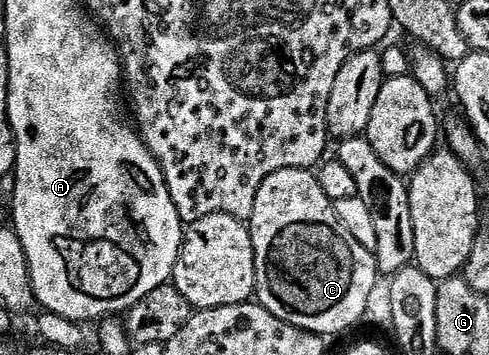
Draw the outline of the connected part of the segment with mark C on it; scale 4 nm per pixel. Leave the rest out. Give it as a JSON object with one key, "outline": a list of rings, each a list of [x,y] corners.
{"outline":[[[278,170],[270,174],[255,193],[253,212],[249,219],[249,229],[253,240],[253,252],[255,253],[254,297],[260,306],[264,306],[266,310],[273,312],[273,316],[277,316],[297,328],[324,336],[339,334],[342,330],[347,330],[350,326],[355,326],[362,320],[363,313],[366,312],[367,305],[371,302],[371,293],[375,290],[375,278],[377,279],[375,255],[372,251],[361,248],[361,244],[357,244],[357,240],[353,240],[353,236],[349,236],[349,232],[345,232],[341,220],[337,220],[333,203],[325,196],[325,192],[321,192],[318,177],[311,170]]]}

